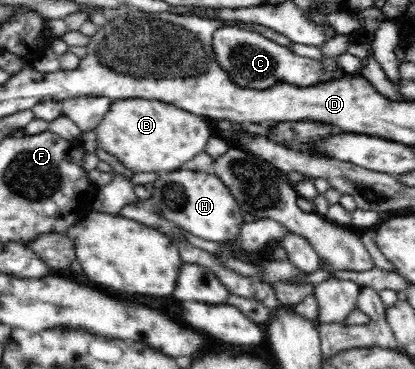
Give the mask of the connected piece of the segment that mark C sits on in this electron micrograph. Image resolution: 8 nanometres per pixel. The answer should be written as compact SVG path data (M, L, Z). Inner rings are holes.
M223 24L218 31L214 32L212 38L217 62L230 73L230 79L240 87L265 89L279 82L309 87L346 75L342 69L338 74L325 72L322 60L298 56L292 53L290 48L280 46L260 33L242 30L229 24Z

